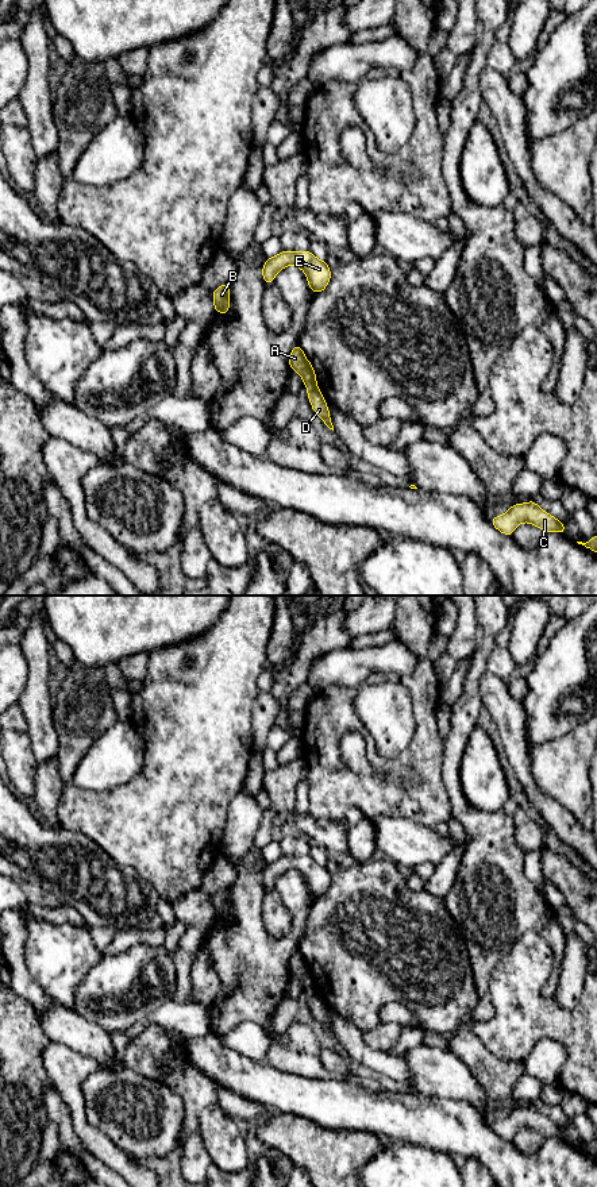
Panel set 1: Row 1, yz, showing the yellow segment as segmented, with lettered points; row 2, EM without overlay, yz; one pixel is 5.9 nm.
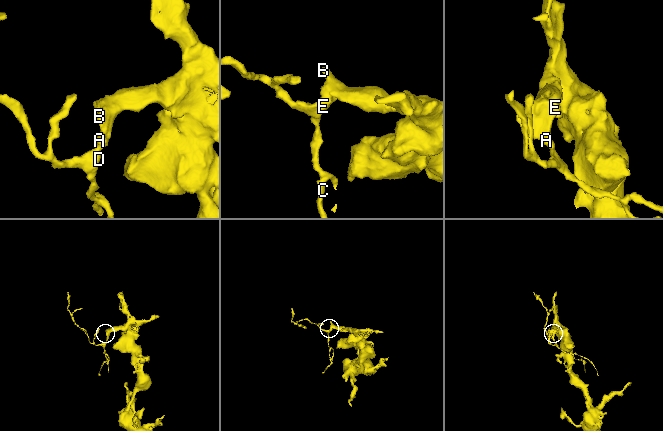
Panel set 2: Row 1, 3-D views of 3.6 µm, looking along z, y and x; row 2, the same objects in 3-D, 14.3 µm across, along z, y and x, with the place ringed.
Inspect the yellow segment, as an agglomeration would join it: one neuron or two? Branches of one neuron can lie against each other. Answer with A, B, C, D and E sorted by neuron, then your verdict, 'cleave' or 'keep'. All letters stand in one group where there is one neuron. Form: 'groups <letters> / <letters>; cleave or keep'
groups A B C D E; keep

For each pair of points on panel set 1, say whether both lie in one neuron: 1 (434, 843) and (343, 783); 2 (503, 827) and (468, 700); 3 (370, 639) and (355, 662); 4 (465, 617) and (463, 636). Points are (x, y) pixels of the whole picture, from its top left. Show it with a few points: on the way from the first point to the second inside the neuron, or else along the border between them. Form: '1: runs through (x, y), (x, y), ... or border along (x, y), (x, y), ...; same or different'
1: border along (368, 816), (401, 816), (424, 825); different
2: runs through (466, 810), (451, 782), (457, 736); same
3: border along (395, 639), (377, 646), (350, 647); different
4: runs through (465, 621), (465, 632); same

